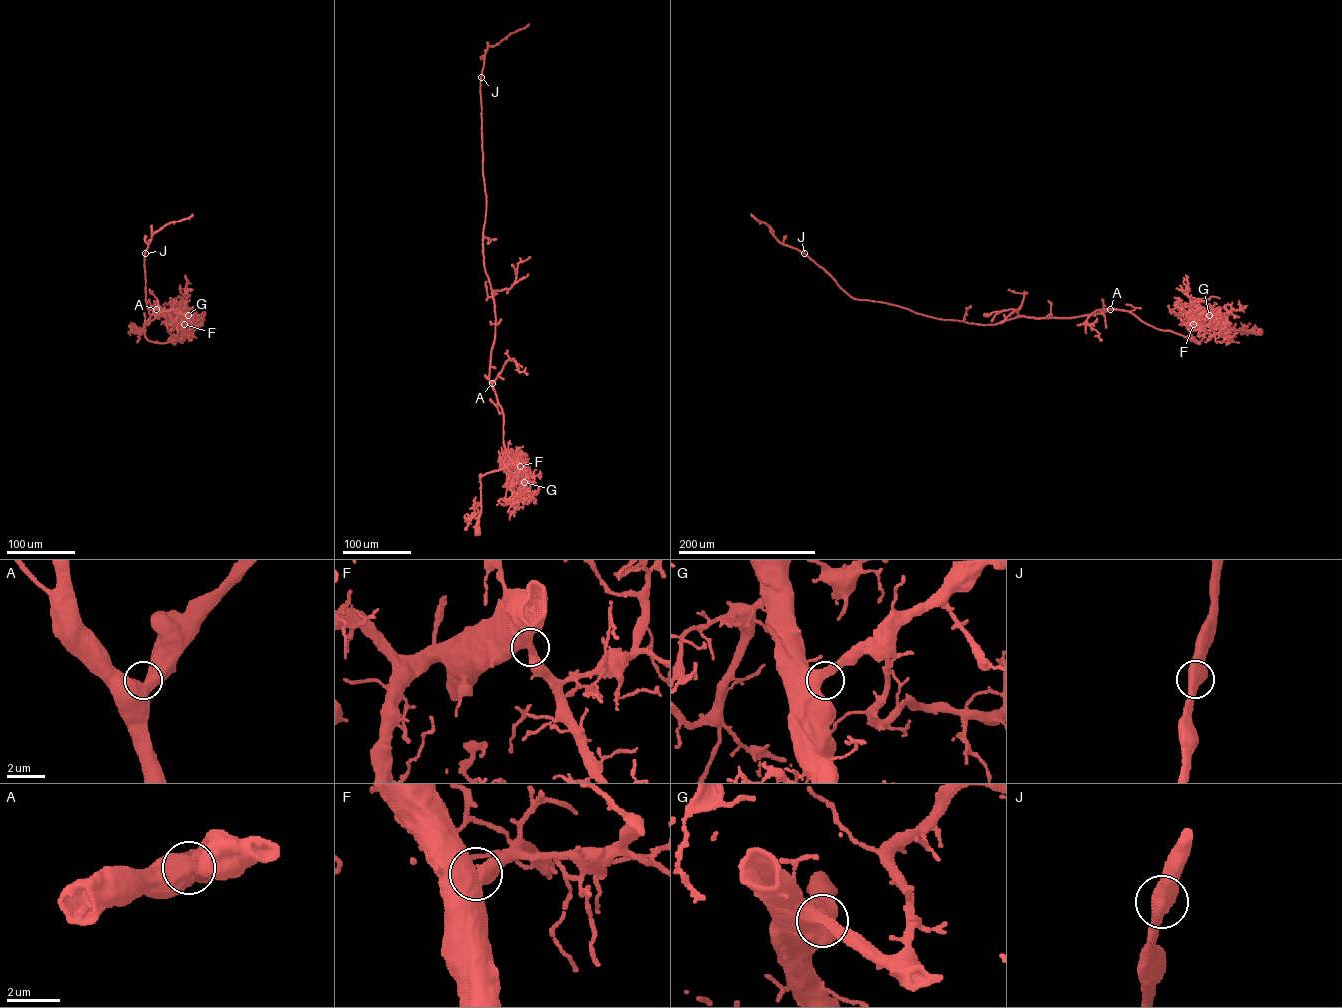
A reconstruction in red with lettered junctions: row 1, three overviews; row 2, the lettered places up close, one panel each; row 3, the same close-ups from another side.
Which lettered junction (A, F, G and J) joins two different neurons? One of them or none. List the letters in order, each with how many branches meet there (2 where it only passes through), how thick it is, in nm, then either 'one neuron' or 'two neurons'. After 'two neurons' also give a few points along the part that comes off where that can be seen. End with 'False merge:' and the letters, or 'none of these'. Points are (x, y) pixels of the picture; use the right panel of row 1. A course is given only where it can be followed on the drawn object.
A: 2 branches meet; 600 nm thick; one neuron
F: 2 branches meet; 550 nm thick; one neuron
G: 2 branches meet; 550 nm thick; one neuron
J: 2 branches meet; 650 nm thick; one neuron
False merge: none of these

